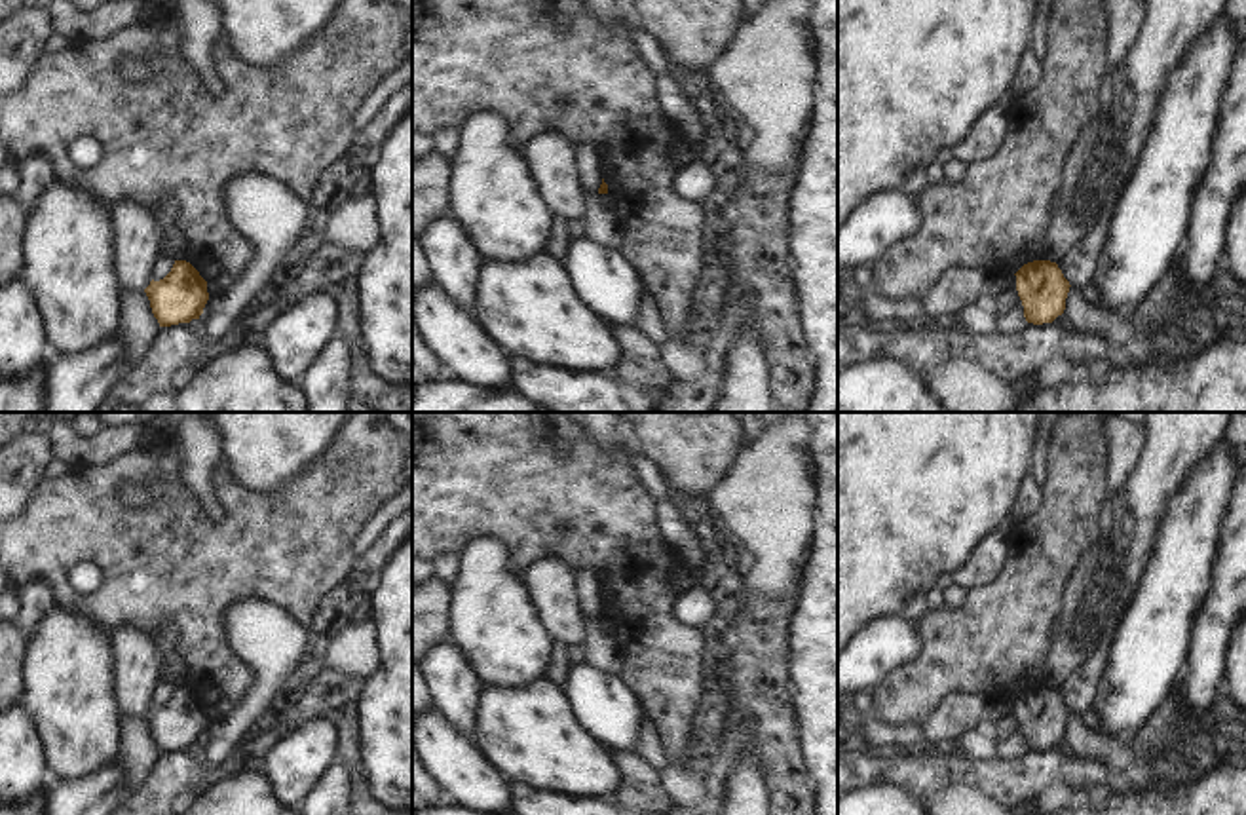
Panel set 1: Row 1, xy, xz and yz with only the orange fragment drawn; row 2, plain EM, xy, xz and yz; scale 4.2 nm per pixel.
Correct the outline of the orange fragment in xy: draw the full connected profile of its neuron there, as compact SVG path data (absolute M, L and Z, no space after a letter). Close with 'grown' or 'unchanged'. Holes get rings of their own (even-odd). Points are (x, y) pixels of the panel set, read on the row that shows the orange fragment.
M175 260L171 272L160 281L152 279L144 293L160 327L199 319L209 300L207 281L186 260Z; unchanged

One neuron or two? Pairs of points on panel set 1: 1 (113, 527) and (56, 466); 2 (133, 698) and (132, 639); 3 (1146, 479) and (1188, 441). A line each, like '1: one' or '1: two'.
1: two
2: one
3: one

